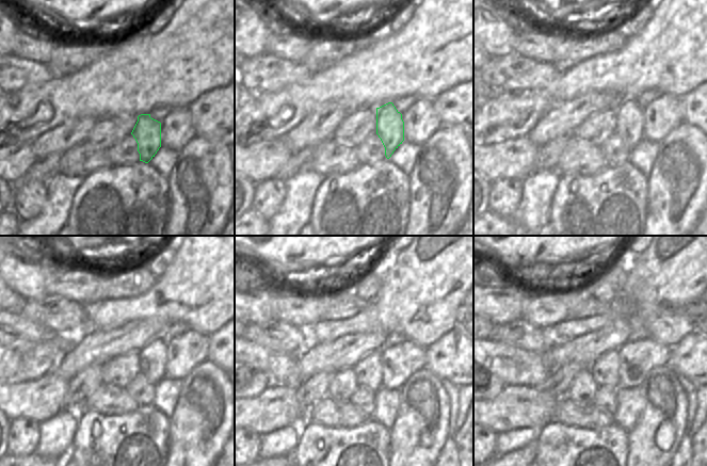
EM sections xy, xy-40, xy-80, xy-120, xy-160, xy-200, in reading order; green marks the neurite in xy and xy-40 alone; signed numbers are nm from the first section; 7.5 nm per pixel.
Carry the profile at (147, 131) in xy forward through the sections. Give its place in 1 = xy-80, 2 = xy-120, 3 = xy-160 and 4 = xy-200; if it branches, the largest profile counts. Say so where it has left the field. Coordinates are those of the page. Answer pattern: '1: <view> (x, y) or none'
1: xy-80 (629, 126)
2: xy-120 (154, 355)
3: xy-160 (368, 369)
4: xy-200 (606, 370)

